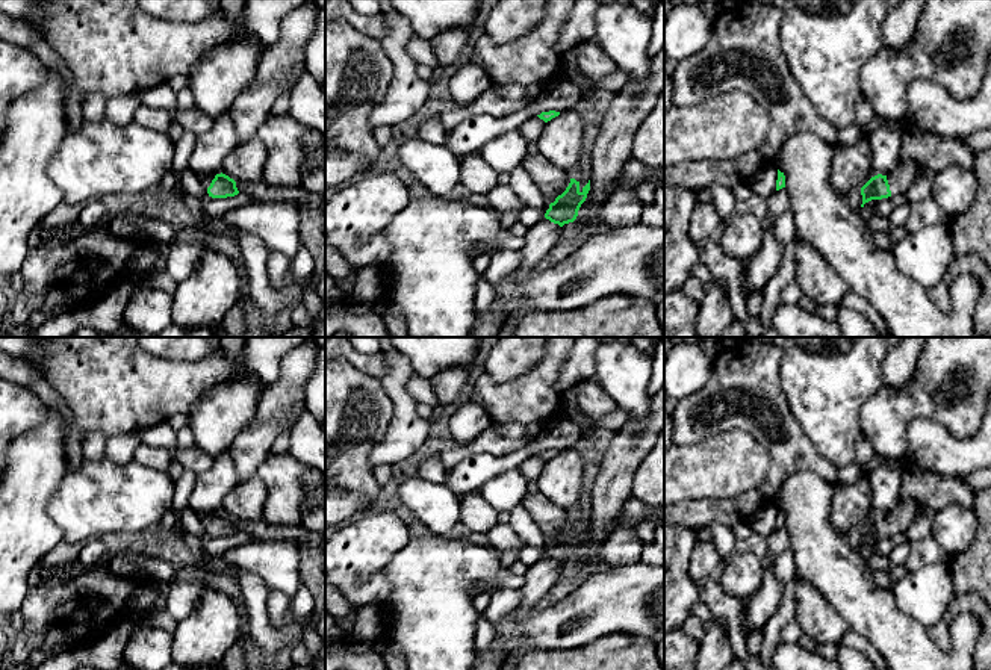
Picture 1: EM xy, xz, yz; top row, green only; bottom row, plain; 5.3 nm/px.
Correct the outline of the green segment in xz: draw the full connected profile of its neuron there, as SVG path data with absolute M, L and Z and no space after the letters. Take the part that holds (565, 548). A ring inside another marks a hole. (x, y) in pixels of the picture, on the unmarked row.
M570 517L566 529L549 543L545 557L527 569L523 584L519 587L520 602L517 608L533 608L552 590L561 566L576 558L589 529L590 519L581 528L579 520Z

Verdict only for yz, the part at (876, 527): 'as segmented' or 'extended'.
extended

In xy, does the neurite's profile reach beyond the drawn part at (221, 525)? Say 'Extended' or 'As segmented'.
Extended

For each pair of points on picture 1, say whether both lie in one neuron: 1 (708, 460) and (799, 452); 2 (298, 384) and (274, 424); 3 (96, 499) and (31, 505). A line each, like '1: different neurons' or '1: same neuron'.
1: different neurons
2: same neuron
3: different neurons

